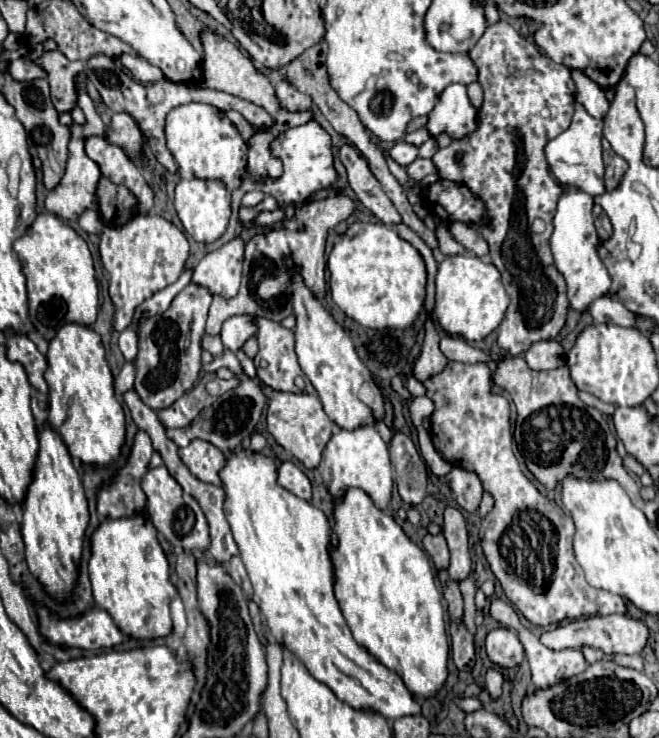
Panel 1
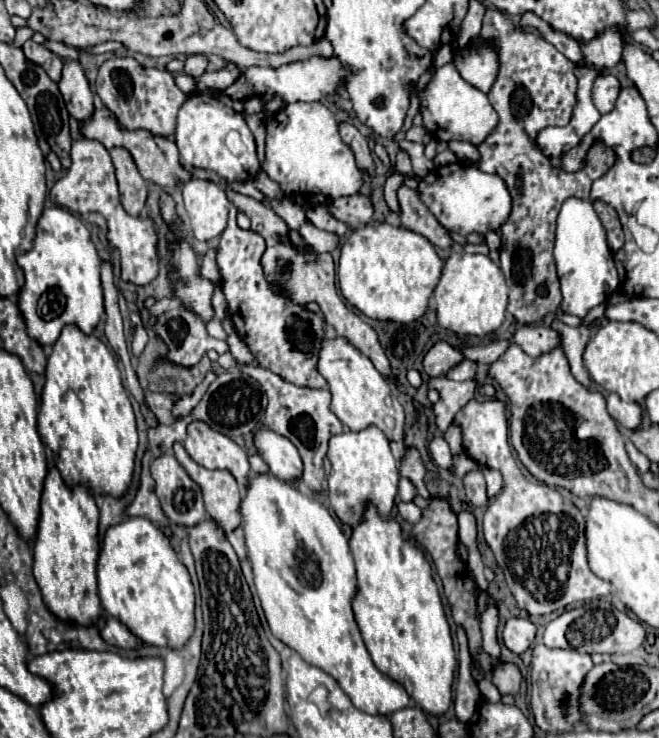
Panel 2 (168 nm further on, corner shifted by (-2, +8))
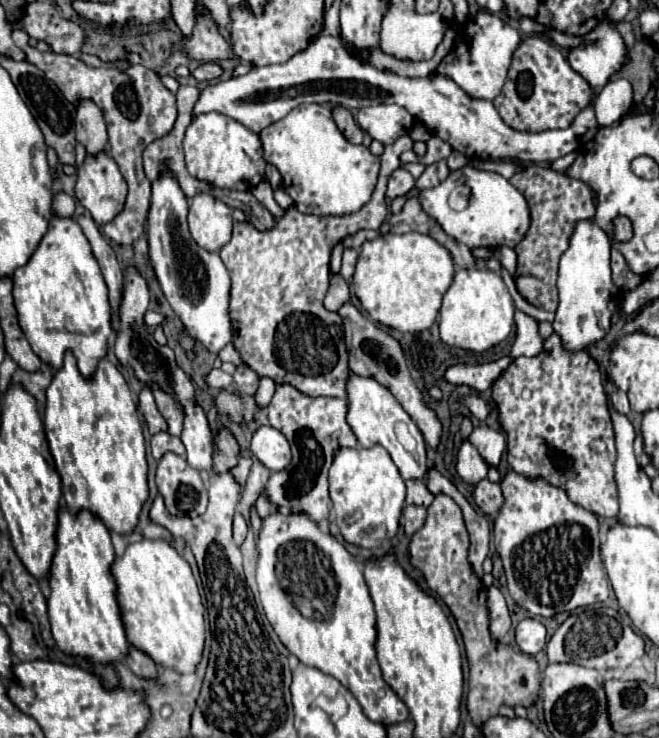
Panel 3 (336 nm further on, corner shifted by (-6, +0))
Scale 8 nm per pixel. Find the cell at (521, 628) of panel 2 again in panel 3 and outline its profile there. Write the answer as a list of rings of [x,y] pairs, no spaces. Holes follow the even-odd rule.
[[[525,618],[525,620],[519,622],[519,626],[515,630],[515,638],[517,638],[517,646],[525,654],[531,654],[531,656],[541,652],[547,644],[545,626],[539,620],[533,620],[533,618]]]

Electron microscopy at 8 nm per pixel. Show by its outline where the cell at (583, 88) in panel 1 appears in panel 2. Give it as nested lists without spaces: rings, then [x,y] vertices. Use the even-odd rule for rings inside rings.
[[[611,74],[595,78],[595,82],[593,82],[593,104],[601,114],[607,114],[609,110],[613,110],[619,88],[621,88],[619,80]]]

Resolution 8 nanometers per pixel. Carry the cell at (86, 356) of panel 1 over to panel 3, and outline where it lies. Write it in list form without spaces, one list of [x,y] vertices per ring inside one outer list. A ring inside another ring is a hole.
[[[67,352],[63,368],[47,388],[43,424],[63,482],[67,510],[73,516],[81,510],[89,510],[103,520],[107,530],[129,536],[149,498],[149,486],[143,428],[121,372],[109,360],[101,360],[93,378],[87,380],[77,370],[75,356]]]

